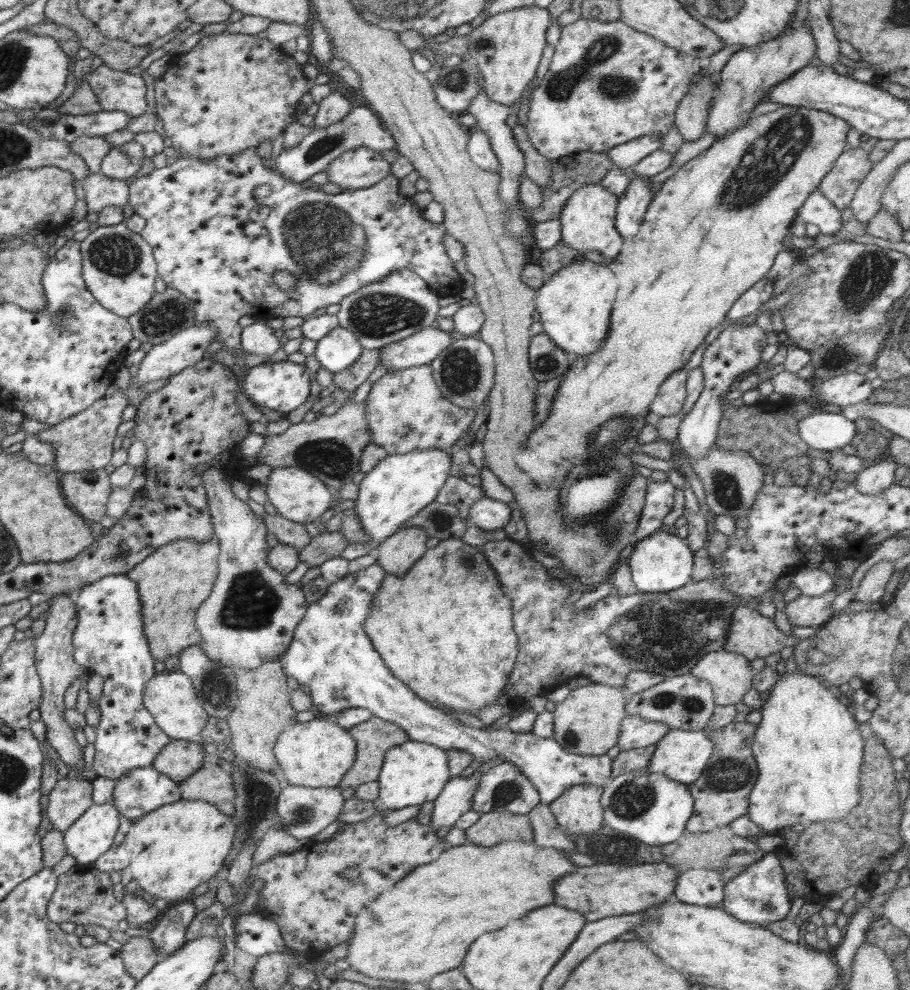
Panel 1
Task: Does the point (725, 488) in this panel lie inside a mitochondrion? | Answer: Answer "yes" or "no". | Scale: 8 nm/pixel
yes

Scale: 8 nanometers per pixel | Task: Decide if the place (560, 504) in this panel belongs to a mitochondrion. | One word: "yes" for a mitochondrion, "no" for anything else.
no

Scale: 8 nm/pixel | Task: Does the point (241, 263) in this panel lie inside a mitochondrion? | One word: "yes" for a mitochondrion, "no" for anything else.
no

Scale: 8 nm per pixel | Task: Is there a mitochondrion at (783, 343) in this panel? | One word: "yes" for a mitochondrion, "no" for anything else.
no

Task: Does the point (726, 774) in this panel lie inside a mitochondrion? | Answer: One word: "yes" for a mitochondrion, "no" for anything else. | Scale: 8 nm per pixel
yes

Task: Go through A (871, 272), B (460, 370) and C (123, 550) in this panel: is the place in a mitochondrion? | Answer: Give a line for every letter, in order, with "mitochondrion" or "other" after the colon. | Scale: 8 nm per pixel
A: mitochondrion
B: mitochondrion
C: mitochondrion

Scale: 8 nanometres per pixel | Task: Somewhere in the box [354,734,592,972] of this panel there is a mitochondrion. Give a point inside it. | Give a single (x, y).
(508, 792)

